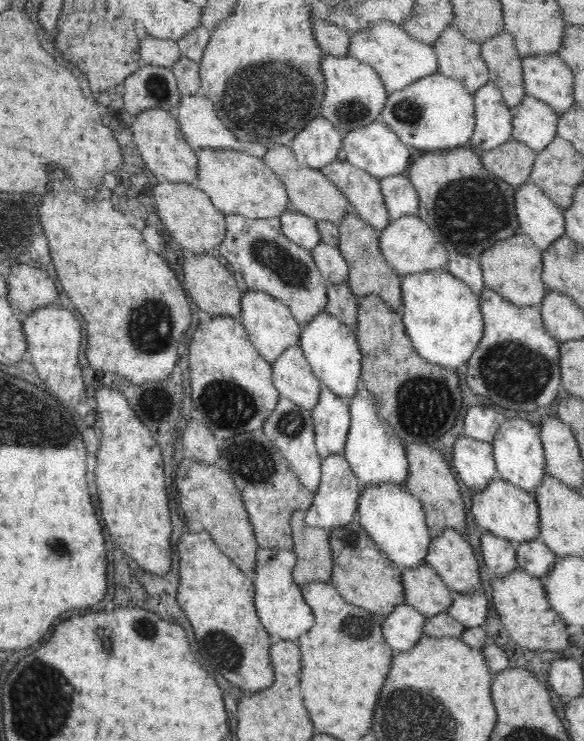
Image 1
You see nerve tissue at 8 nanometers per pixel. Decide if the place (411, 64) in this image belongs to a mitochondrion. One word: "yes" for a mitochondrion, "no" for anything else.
no

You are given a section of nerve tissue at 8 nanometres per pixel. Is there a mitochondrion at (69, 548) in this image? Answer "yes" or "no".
yes

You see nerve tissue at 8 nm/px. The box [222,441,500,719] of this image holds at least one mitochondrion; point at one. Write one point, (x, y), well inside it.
(357, 628)

